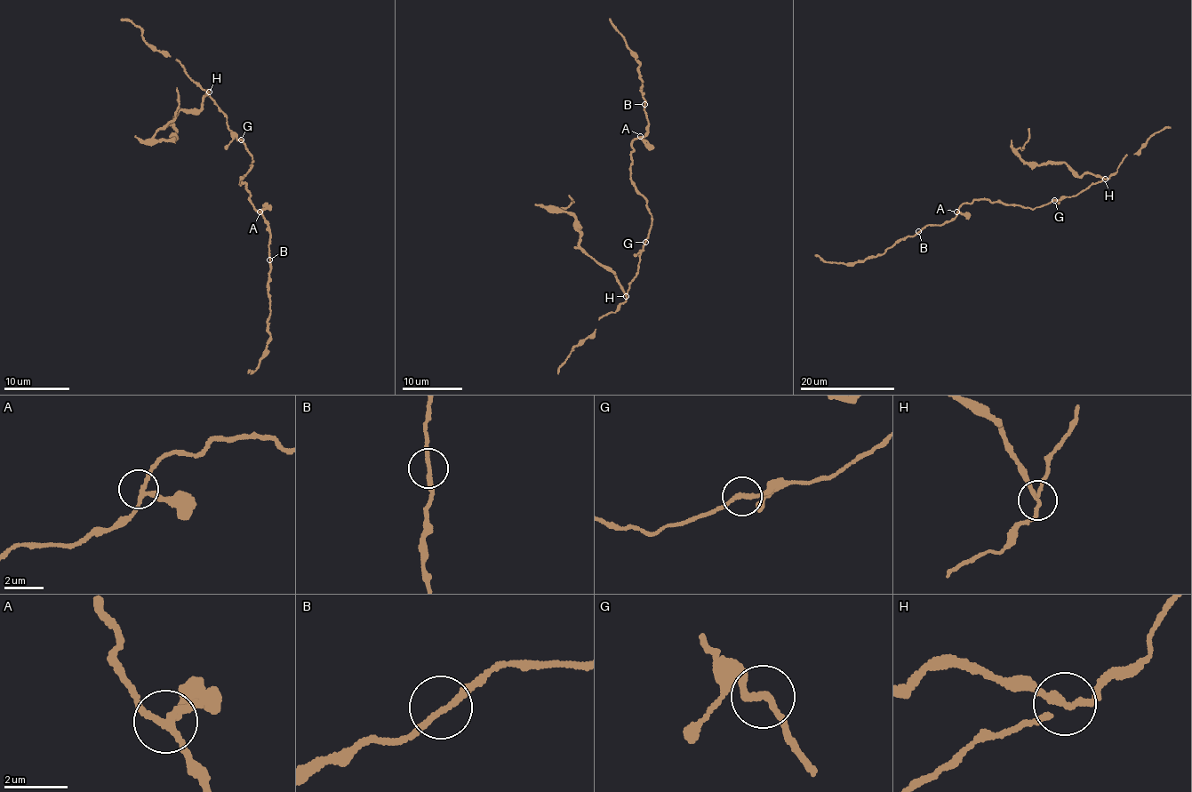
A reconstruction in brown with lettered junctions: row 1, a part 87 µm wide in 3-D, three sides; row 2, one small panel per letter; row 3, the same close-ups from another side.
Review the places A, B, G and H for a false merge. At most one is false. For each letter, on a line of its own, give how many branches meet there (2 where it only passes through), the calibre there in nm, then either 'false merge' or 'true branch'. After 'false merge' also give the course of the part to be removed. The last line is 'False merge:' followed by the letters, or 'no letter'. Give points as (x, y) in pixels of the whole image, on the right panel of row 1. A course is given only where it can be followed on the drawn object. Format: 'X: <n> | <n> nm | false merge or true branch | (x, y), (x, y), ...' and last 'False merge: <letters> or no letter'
A: 3 | 180 nm | true branch
B: 2 | 180 nm | true branch
G: 2 | 180 nm | true branch
H: 3 | 160 nm | false merge | (1104, 179), (1079, 176), (1059, 162), (1030, 165), (1016, 149), (1023, 148), (1028, 140), (1028, 128)
False merge: H

